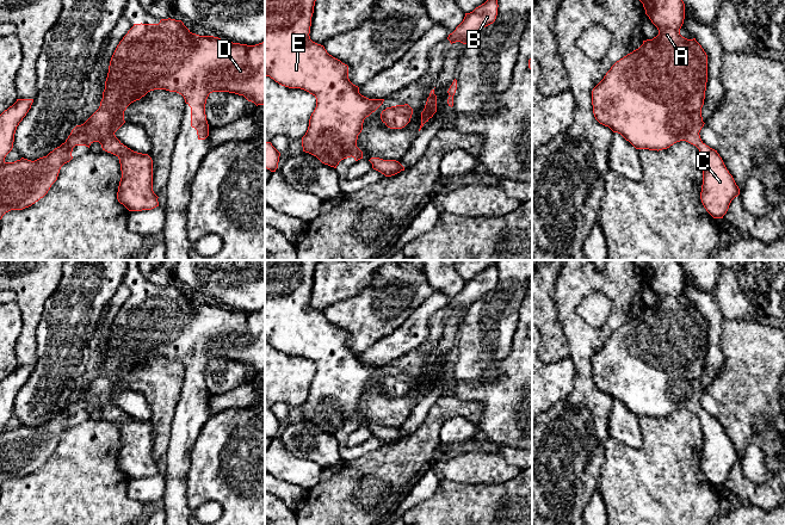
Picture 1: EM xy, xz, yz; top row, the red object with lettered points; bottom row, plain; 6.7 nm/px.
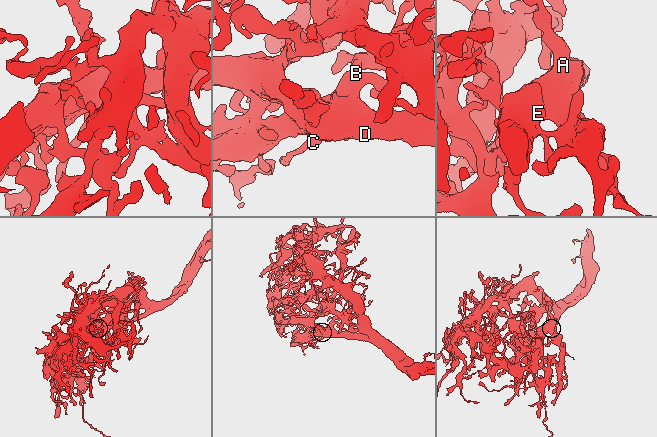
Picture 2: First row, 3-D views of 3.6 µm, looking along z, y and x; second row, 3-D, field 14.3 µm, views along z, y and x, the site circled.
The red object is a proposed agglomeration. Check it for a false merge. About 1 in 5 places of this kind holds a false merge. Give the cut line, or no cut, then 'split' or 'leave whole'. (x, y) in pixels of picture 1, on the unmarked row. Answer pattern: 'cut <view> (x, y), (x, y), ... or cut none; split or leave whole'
cut none; leave whole

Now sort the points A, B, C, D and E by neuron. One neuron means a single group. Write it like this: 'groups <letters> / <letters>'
groups A B C D E

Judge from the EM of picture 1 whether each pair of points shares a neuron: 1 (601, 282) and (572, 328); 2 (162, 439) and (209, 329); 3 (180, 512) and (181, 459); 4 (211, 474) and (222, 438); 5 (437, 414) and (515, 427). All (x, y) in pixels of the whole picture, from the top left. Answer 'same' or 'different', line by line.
1: same
2: different
3: same
4: same
5: different

